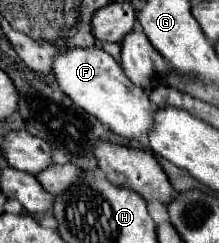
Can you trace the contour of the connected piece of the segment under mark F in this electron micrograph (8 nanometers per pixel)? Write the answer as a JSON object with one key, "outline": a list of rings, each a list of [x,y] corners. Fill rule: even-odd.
{"outline":[[[99,45],[59,53],[53,61],[53,73],[61,91],[77,101],[81,109],[93,113],[113,133],[125,137],[127,141],[141,141],[151,133],[155,107],[149,95],[141,87],[133,85],[123,73],[121,65]]]}

